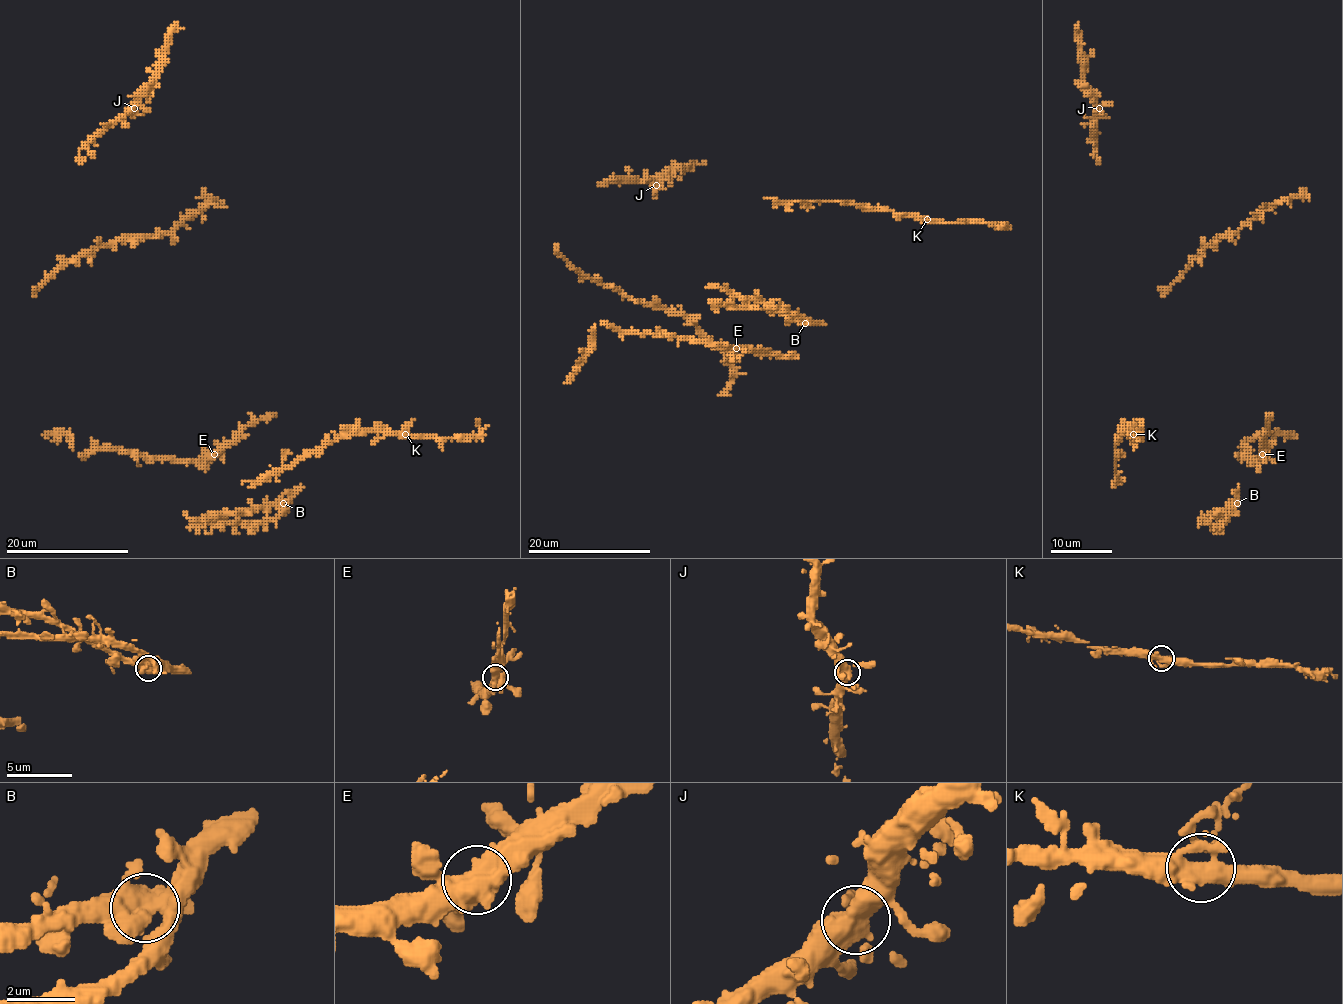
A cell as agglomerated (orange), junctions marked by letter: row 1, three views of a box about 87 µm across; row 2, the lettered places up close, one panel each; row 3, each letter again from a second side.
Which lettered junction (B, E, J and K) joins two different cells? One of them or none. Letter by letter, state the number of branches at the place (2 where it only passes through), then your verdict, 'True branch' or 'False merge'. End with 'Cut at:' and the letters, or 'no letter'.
B: Branches: 4. True branch
E: Branches: 4. True branch
J: Branches: 4. True branch
K: Branches: 4. True branch
Cut at: no letter

